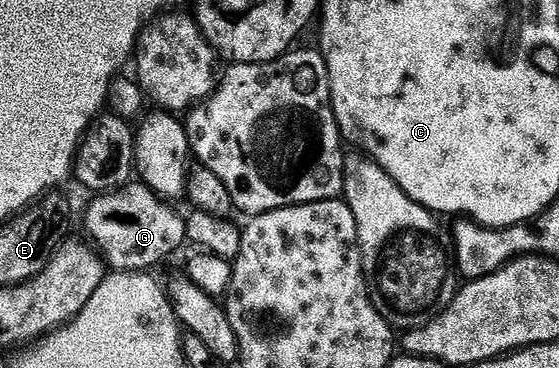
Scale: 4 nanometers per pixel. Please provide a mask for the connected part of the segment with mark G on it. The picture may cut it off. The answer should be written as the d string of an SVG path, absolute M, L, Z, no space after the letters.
M130 182L116 191L98 195L89 204L85 212L85 232L93 239L92 247L99 253L100 259L113 272L144 272L153 270L156 264L161 264L172 252L177 252L181 244L186 243L185 220L177 212L172 212L170 205L157 197L148 186L142 182Z

